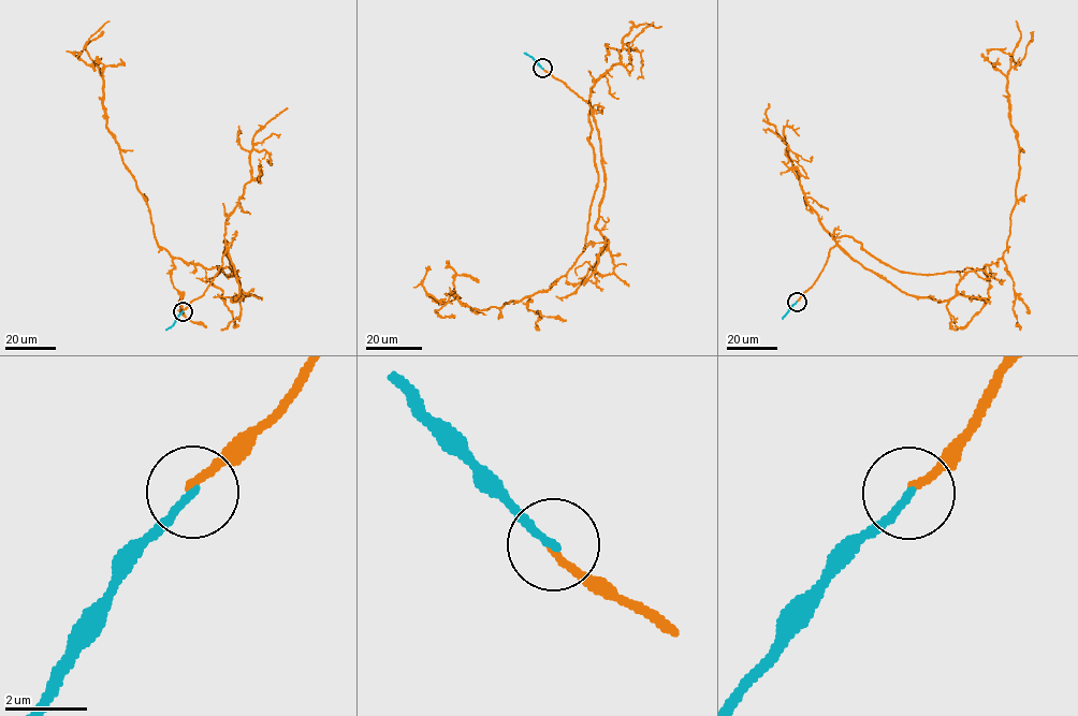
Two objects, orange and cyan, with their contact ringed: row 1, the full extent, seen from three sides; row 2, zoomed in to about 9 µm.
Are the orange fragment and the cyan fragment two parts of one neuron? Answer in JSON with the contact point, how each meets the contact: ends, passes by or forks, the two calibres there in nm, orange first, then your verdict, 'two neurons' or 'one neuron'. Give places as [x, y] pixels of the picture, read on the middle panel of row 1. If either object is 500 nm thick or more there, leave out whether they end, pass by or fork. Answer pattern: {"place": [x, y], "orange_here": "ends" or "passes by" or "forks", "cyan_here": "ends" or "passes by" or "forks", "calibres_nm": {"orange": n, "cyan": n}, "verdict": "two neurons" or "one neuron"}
{"place": [542, 68], "orange_here": "ends", "cyan_here": "ends", "calibres_nm": {"orange": 190, "cyan": 190}, "verdict": "two neurons"}

